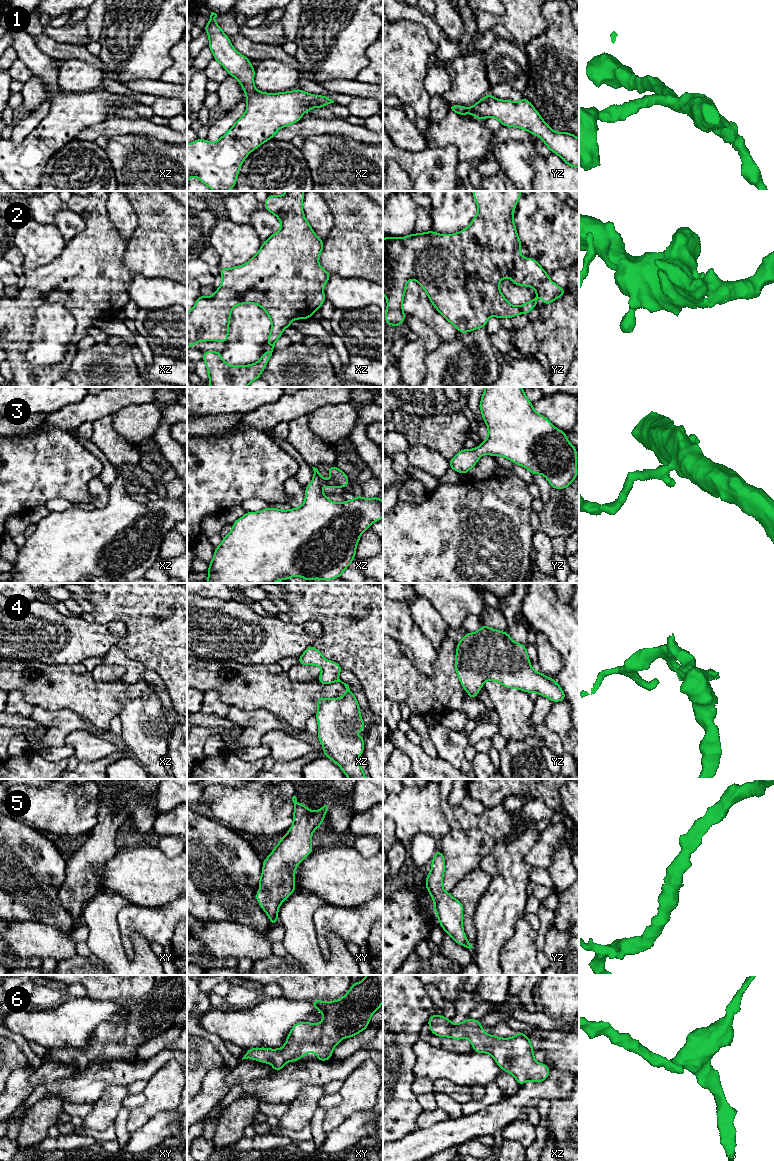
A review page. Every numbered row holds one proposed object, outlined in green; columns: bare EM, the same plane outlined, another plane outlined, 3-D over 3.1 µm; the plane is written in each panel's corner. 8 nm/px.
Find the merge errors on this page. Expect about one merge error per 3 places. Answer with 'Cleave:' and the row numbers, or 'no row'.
Cleave: no row

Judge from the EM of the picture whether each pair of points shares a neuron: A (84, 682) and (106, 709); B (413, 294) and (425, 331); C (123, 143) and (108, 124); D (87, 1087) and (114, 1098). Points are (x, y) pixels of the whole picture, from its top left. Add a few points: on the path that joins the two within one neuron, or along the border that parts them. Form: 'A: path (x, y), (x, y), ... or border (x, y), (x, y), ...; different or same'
A: path (88, 689), (99, 702); same
B: border (405, 312), (411, 313), (423, 320), (439, 335); different
C: border (140, 134), (115, 134), (109, 137); different
D: border (124, 1085), (109, 1085), (93, 1105); different

